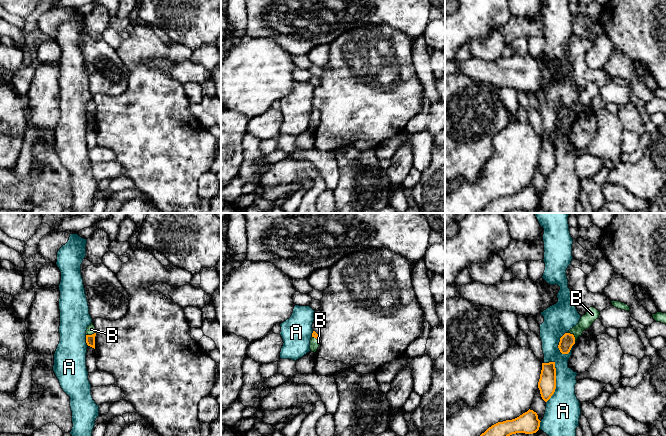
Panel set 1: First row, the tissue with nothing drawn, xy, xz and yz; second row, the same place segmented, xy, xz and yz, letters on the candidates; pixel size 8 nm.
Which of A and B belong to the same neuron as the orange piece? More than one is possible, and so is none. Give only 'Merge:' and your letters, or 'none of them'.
Merge: B

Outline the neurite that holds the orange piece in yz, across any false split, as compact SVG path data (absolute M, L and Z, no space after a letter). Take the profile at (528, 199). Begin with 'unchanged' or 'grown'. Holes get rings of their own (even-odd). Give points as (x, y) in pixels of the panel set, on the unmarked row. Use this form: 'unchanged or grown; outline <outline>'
unchanged; outline M529 185L515 195L492 201L478 213L509 213L516 209L533 210L539 206L540 198L537 189Z

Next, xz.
grown; outline M313 107L312 113L310 116L310 126L315 129L319 121L320 121L320 113L315 107Z

